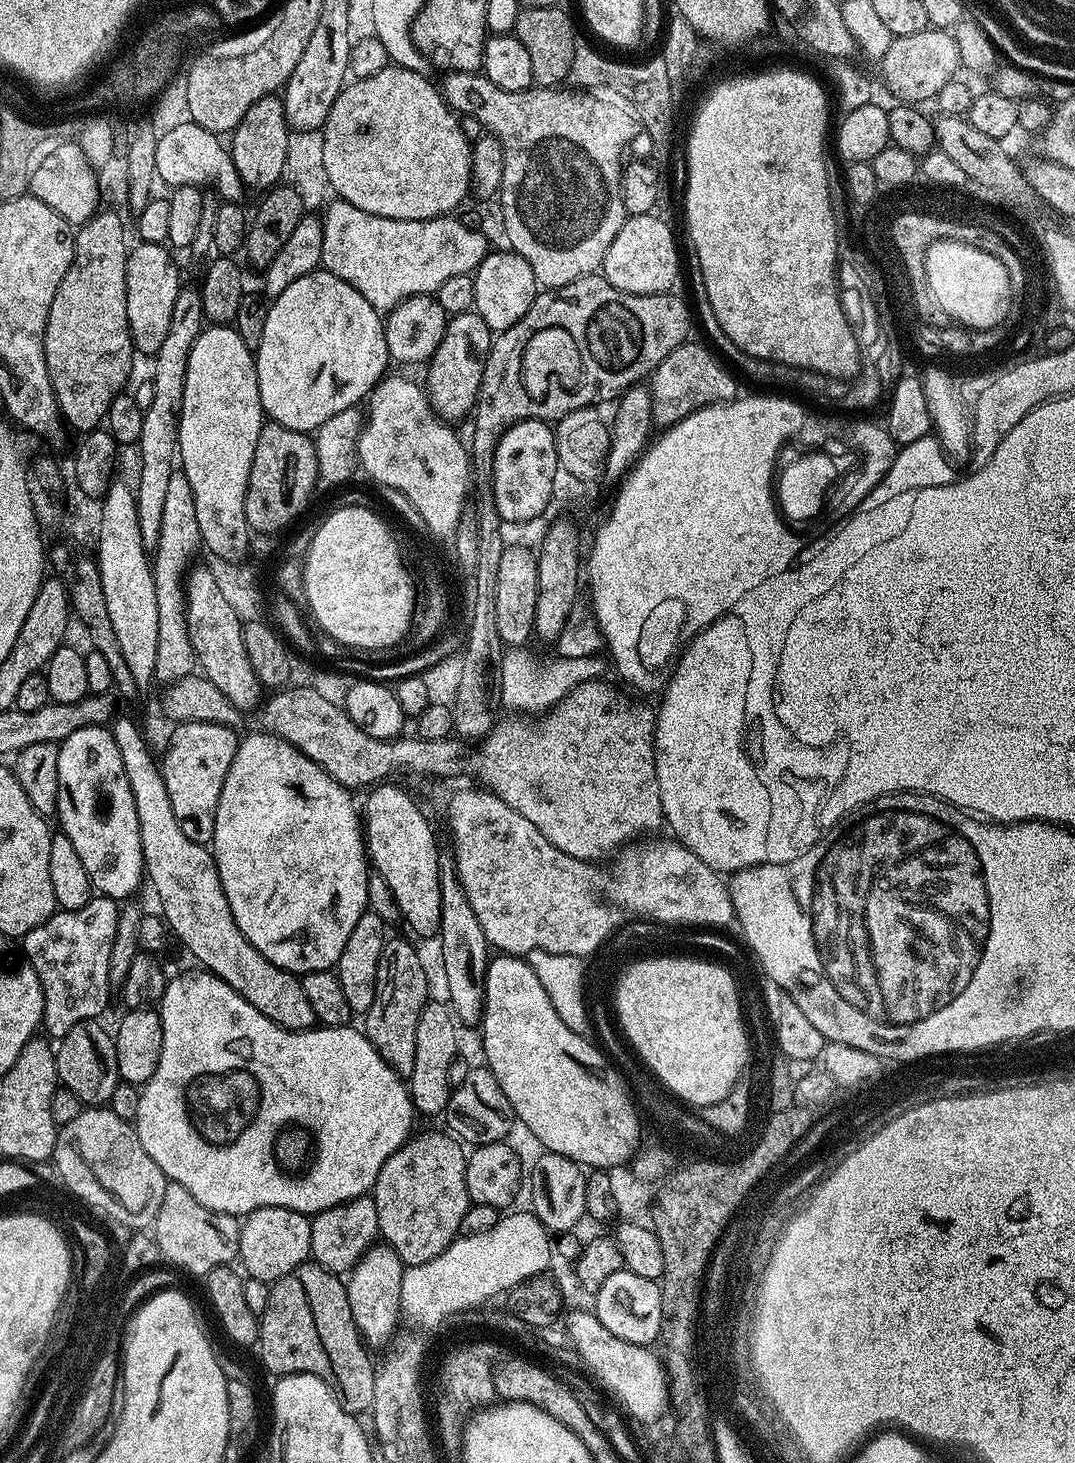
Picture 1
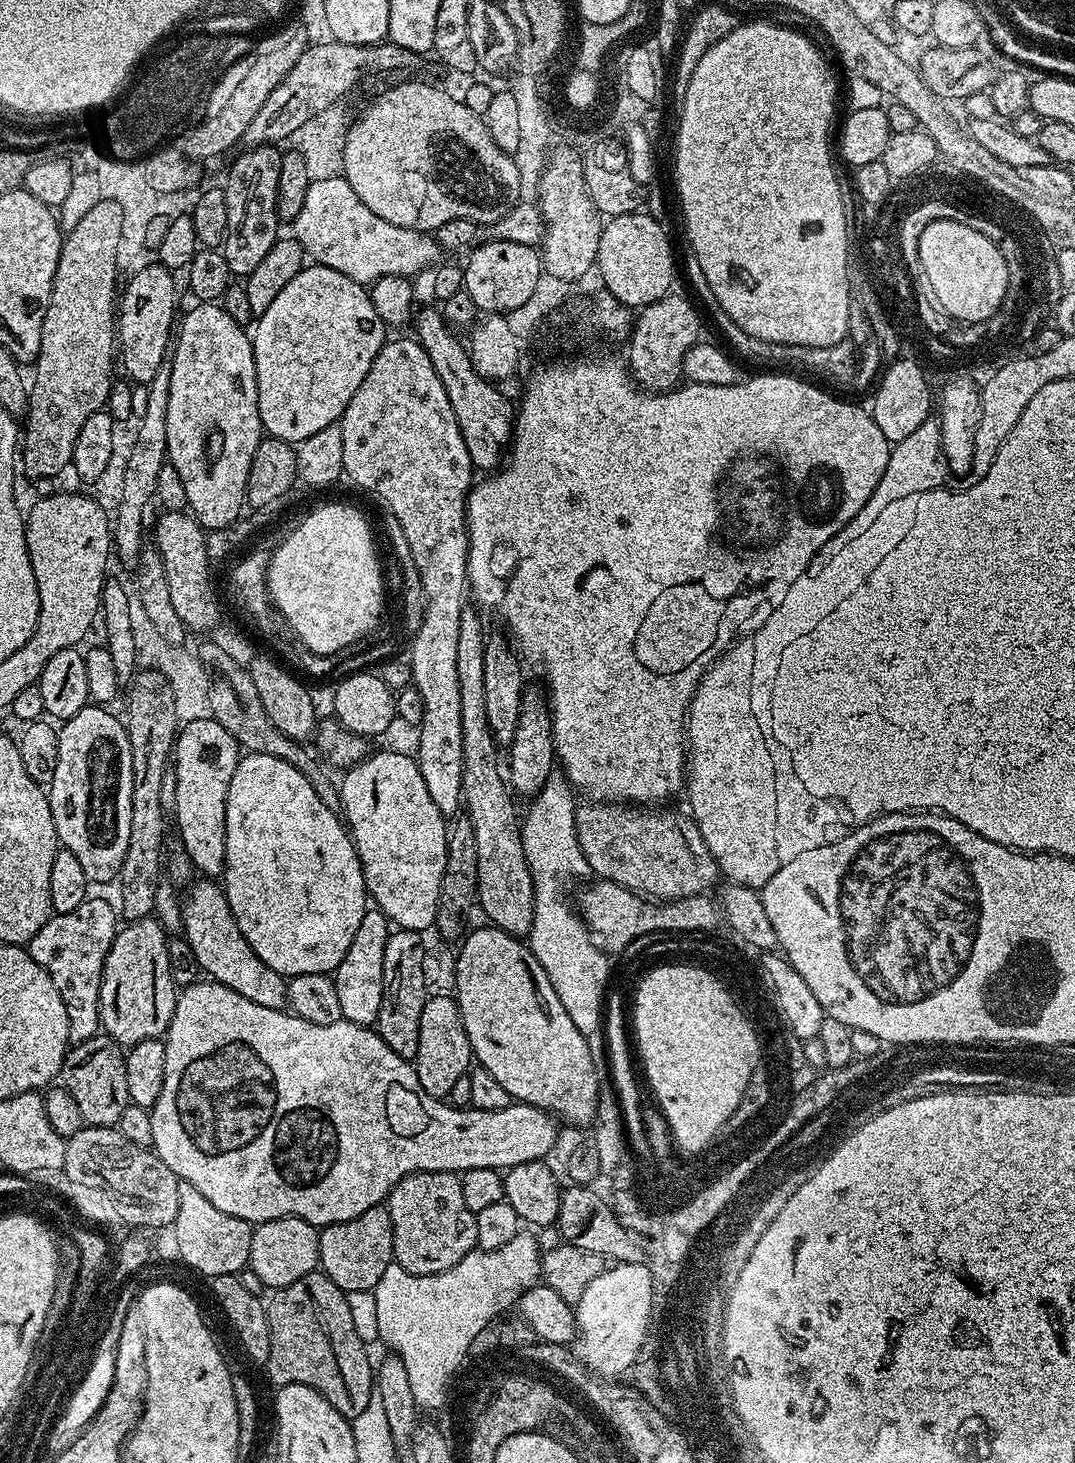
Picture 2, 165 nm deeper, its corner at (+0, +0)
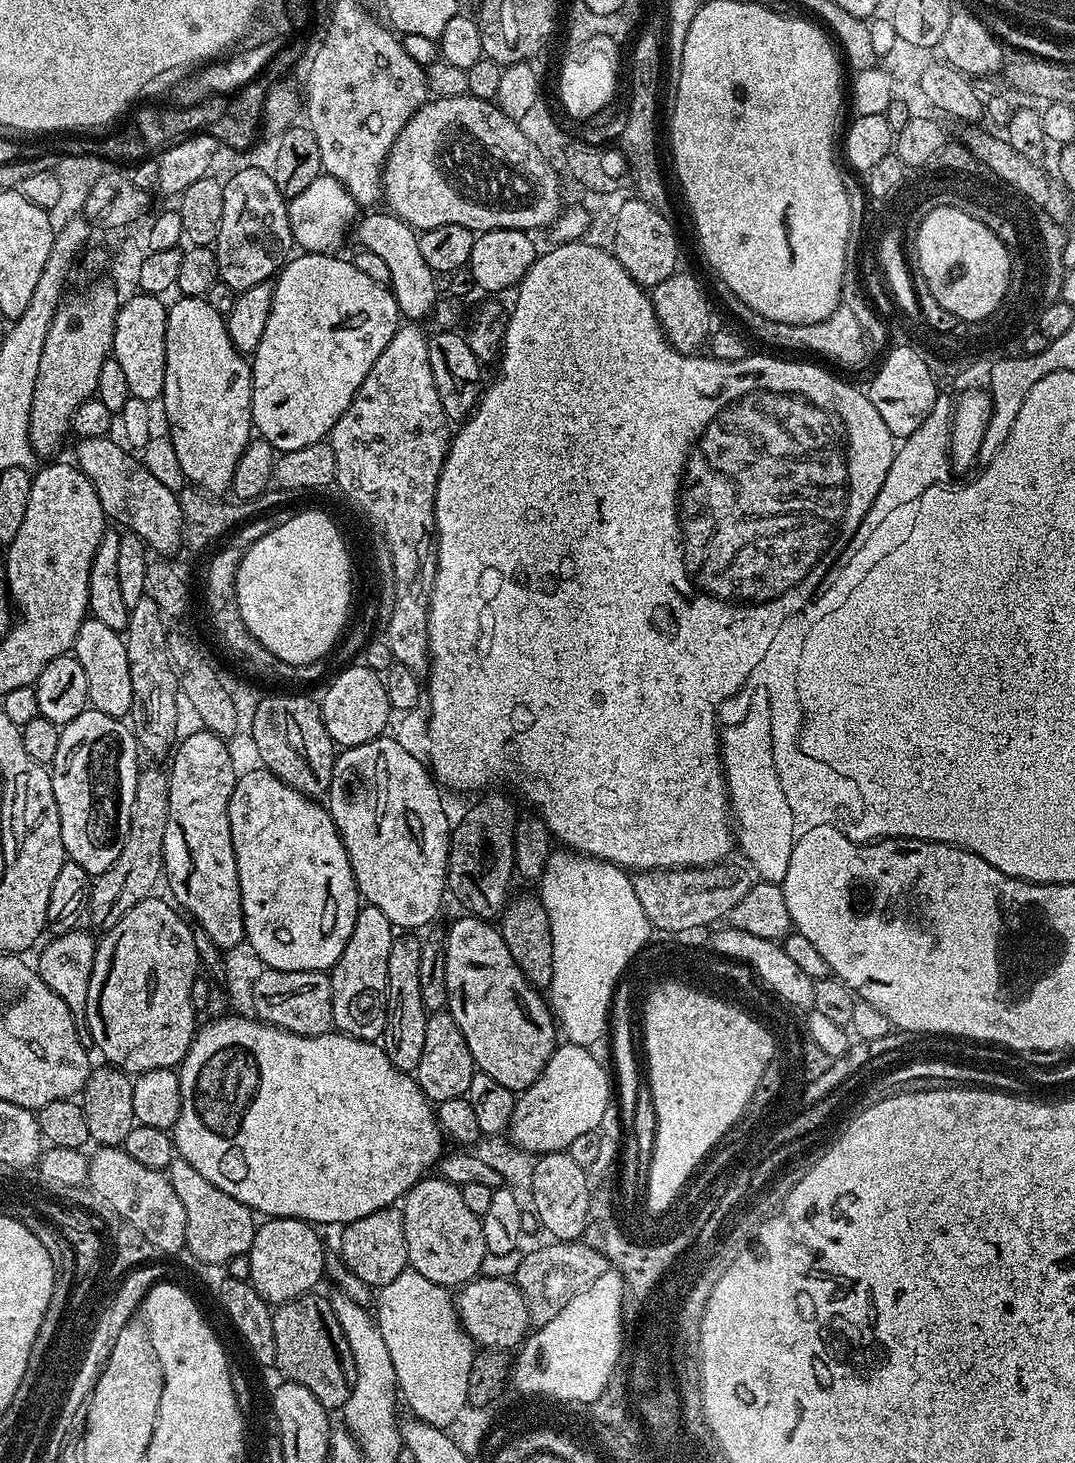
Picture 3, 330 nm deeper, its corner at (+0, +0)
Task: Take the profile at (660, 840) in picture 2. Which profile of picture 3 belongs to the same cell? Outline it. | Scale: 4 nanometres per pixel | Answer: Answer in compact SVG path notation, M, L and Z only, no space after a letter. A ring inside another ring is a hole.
M731 864L706 868L655 868L653 872L636 872L632 876L634 894L638 894L642 910L646 910L646 916L653 929L660 931L661 928L664 932L692 932L695 928L706 927L707 924L715 925L723 921L730 914L730 910L738 906L738 902L742 902L742 898L752 889L754 883L753 873L747 867L744 869Z

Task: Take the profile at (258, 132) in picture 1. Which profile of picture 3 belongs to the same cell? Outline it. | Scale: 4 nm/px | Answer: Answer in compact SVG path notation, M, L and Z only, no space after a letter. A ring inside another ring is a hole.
M245 166L229 180L225 179L223 188L222 220L214 251L219 279L237 293L271 281L289 259L294 241L288 217L288 200L278 186L274 186L270 174L262 174L262 170Z

